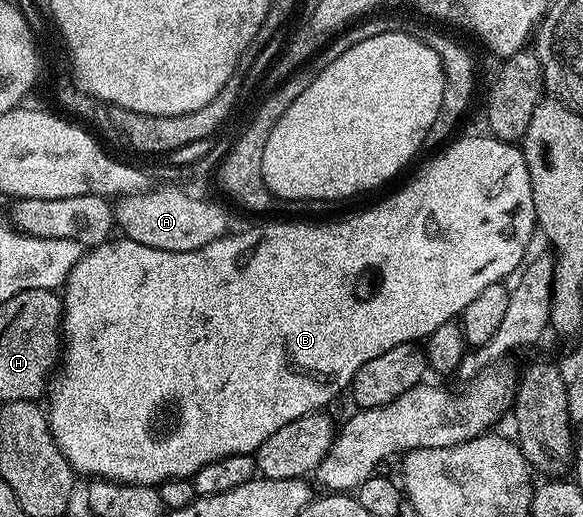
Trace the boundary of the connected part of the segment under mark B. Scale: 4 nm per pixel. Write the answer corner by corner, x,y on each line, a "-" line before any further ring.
472,134
469,138
458,139
459,137
457,137
455,140
449,141
439,151
441,154
437,158
430,159
425,164
424,171
417,178
410,179
397,194
392,194
385,202
380,202
377,206
362,211
361,214
352,214
349,218
342,219
341,222
268,222
265,226
250,227
245,234
229,232
223,238
215,238
210,244
190,252
170,252
169,250
150,248
146,244
138,244
134,240
125,237
121,237
120,242
109,240
100,246
91,247
80,257
78,264
74,264
70,276
62,287
62,301
64,304
62,361
59,363
58,373
51,379
50,393
46,398
46,403
48,402
48,406
46,405
48,427
52,433
52,439
58,444
62,456
66,456
66,460
72,465
72,469
81,475
92,474
90,476
93,479
107,479
109,482
156,488
159,487
161,482
171,478
191,479
192,475
198,472
198,468
202,468
214,460
222,460
226,456
234,456
235,454
255,455
256,449
262,444
262,440
266,440
273,432
278,432
278,428
282,428
282,424
290,424
302,416
328,408
324,406
330,405
343,390
345,393
351,387
358,368
362,368
362,364
366,364
366,360
374,360
374,356
382,356
382,352
390,352
390,348
398,348
398,344
426,340
434,331
442,328
442,324
456,322
463,315
466,304
470,304
470,300
477,298
485,288
490,288
490,284
504,282
512,273
519,271
523,263
523,253
526,252
531,233
537,227
536,213
534,212
534,192
530,188
530,168
526,168
524,151
519,145
500,142
494,137
481,134

